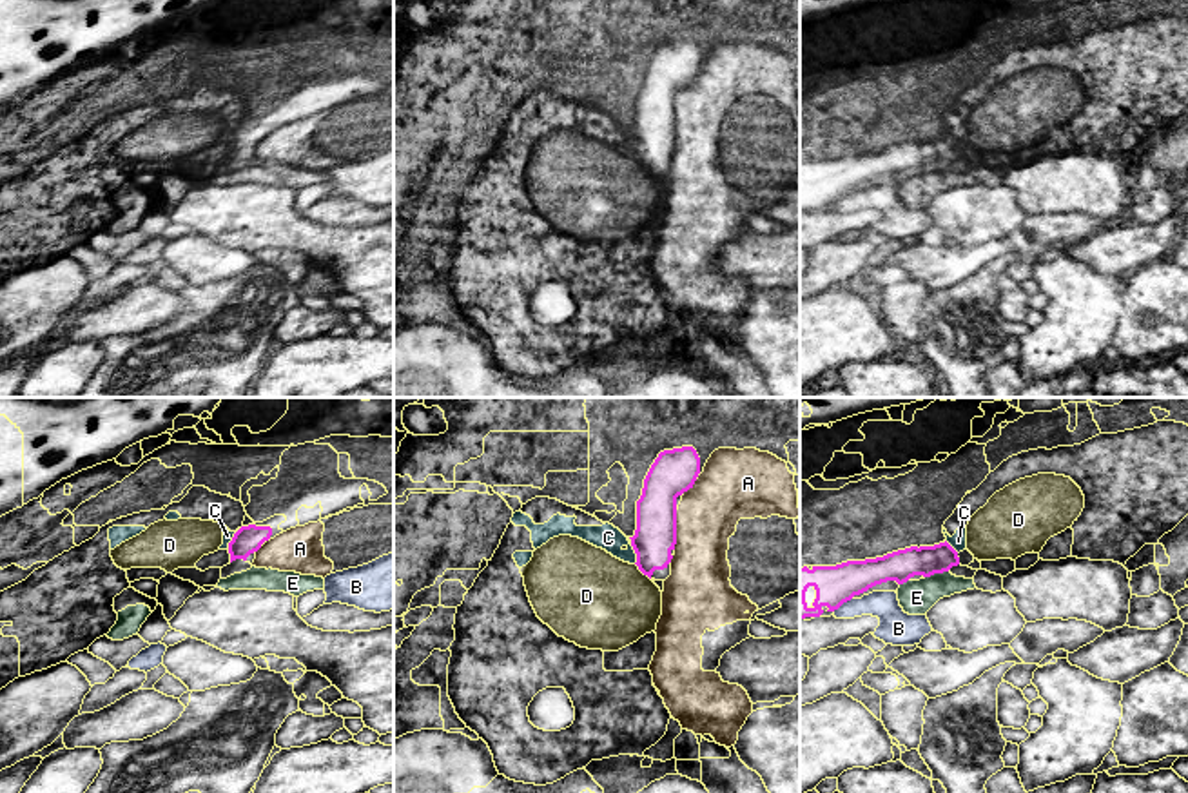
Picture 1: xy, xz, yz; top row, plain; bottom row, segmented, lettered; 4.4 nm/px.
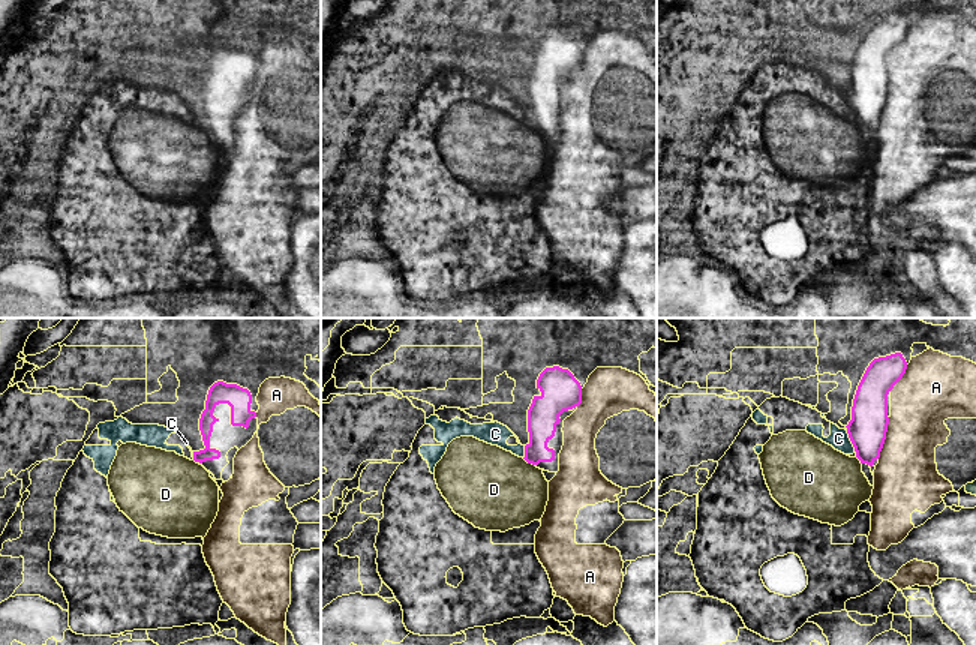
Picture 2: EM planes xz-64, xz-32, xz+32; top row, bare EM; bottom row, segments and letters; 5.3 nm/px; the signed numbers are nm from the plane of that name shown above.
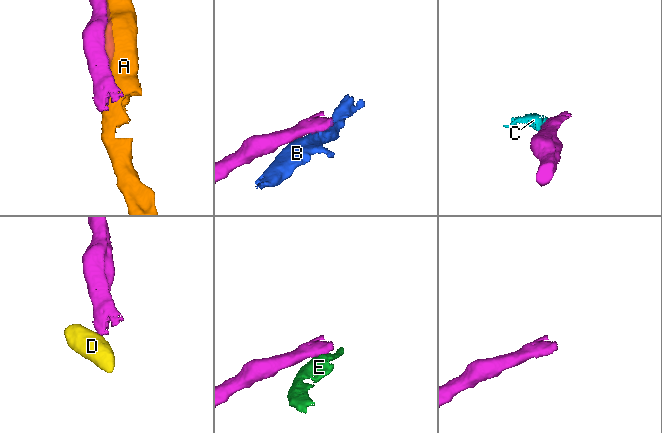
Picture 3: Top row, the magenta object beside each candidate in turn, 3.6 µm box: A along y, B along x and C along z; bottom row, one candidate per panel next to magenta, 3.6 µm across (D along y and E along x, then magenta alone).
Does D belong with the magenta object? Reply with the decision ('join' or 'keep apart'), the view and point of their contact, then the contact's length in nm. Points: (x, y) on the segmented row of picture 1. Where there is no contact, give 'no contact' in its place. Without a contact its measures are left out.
keep apart | xz (642, 572) | 100 nm

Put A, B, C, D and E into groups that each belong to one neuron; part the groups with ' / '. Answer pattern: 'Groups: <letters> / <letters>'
Groups: A / B / C D / E

